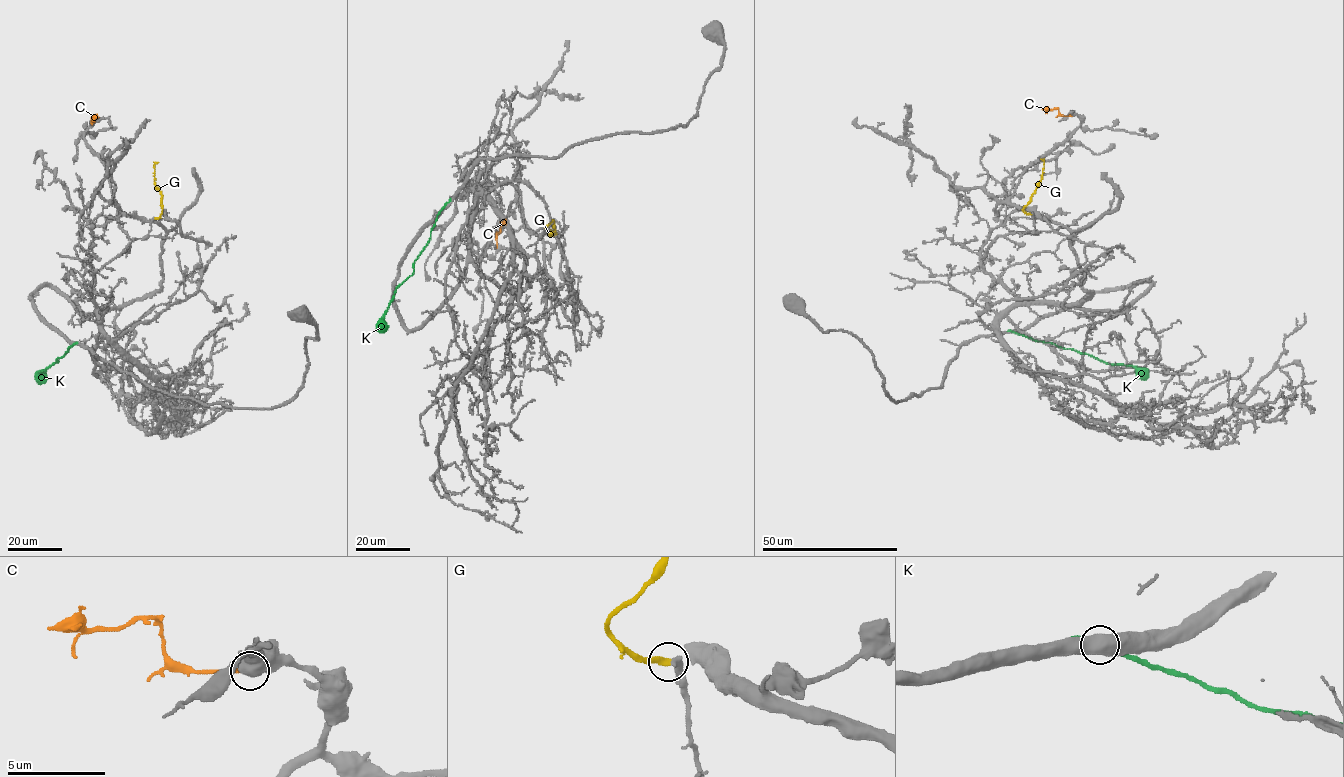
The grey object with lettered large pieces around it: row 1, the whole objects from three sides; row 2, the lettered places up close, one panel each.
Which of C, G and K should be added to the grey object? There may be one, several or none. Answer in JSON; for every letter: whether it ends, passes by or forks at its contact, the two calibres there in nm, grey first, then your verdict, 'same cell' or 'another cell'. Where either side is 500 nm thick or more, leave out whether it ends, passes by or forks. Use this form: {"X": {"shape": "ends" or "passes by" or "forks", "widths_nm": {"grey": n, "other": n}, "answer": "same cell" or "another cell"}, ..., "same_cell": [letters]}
{"C": {"widths_nm": {"grey": 900, "other": 240}, "answer": "another cell"}, "G": {"shape": "ends", "widths_nm": {"grey": 320, "other": 400}, "answer": "same cell"}, "K": {"widths_nm": {"grey": 750, "other": 240}, "answer": "another cell"}, "same_cell": ["G"]}

